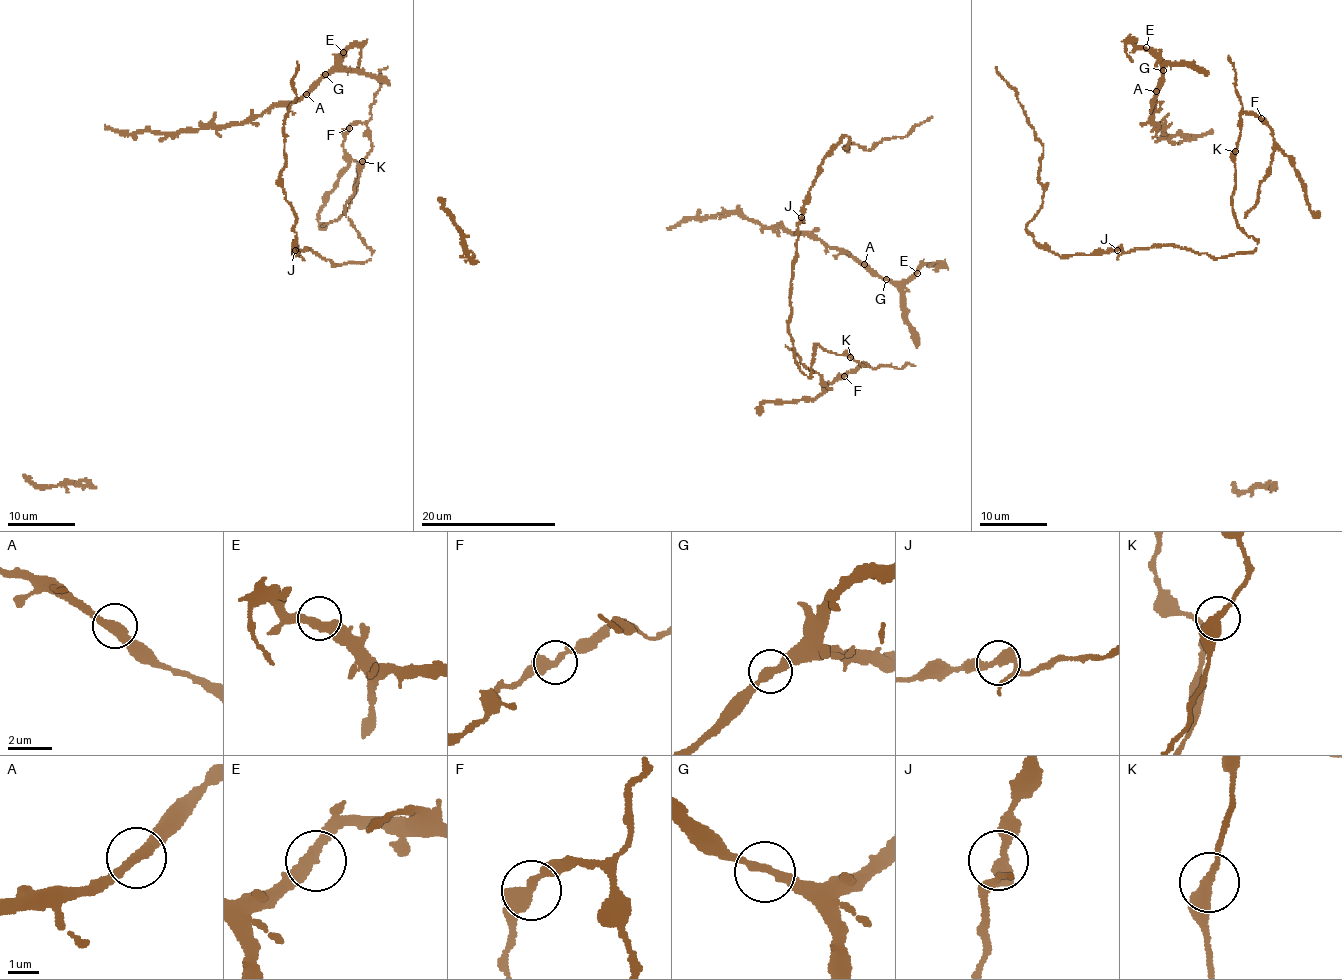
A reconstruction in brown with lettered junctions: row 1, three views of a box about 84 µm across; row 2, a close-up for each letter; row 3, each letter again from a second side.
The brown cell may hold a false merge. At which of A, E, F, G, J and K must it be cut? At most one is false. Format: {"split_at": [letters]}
{"split_at": []}

